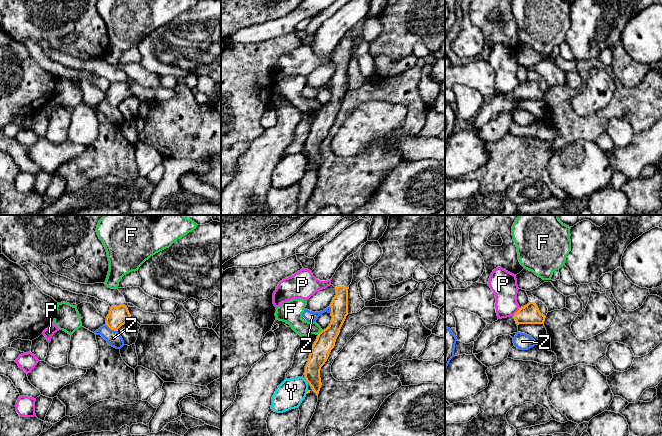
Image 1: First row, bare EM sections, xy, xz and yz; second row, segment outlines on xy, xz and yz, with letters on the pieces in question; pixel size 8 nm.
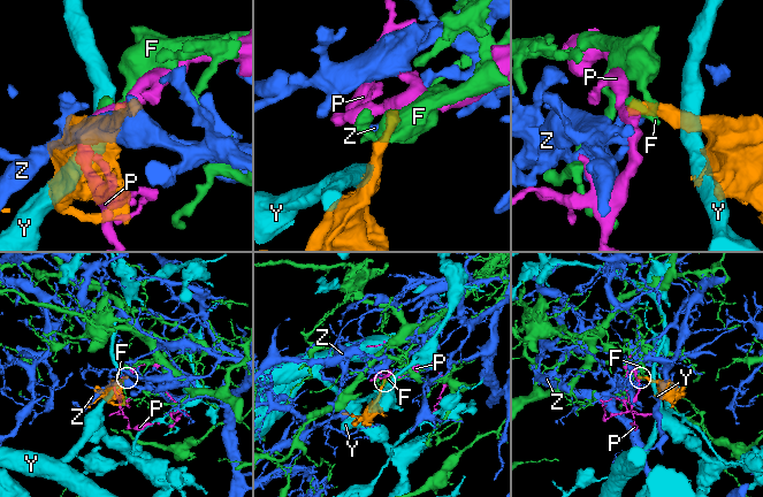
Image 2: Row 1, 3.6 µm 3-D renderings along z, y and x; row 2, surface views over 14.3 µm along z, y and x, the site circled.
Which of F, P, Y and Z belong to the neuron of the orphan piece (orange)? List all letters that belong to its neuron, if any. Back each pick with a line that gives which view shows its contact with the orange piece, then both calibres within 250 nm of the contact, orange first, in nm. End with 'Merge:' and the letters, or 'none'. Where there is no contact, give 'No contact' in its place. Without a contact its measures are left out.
Merge: none

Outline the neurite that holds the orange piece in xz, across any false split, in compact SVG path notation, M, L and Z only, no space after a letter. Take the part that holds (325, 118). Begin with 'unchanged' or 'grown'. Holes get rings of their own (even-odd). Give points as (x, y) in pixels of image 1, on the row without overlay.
grown; M354 30L350 31L332 53L331 61L336 64L336 71L330 80L332 96L329 102L318 110L305 142L305 155L317 172L322 161L321 143L334 124L340 105L348 91L348 65L353 55L353 41L350 37L353 33Z

